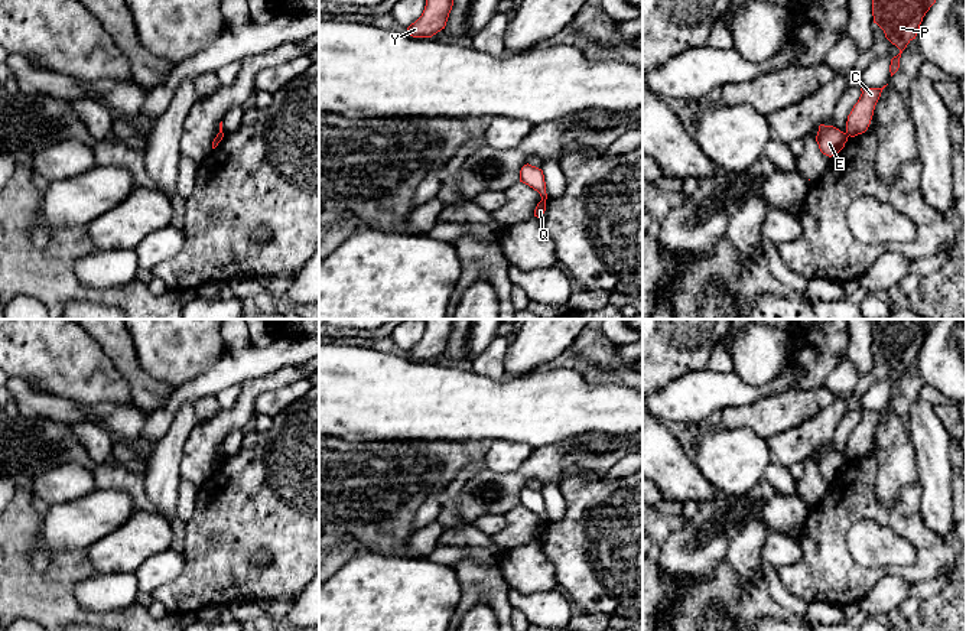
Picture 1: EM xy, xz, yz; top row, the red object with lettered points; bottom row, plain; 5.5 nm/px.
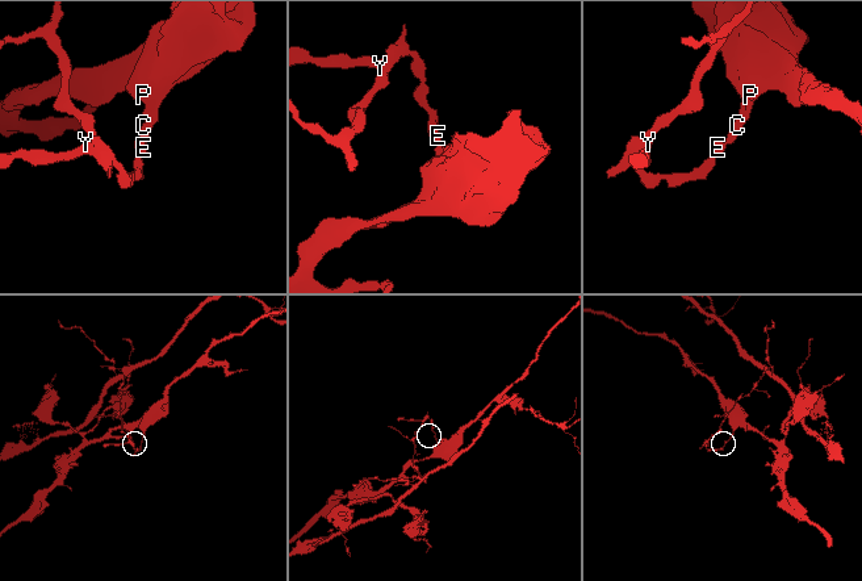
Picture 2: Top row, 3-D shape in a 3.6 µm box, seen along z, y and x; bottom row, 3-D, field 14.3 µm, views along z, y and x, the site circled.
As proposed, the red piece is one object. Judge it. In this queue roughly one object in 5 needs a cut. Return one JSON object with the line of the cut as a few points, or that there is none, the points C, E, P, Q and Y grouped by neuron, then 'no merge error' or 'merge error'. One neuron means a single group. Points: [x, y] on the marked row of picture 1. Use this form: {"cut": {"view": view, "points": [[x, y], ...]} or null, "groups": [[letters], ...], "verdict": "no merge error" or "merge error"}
{"cut": {"view": "xz", "points": [[542, 198], [545, 199]]}, "groups": [["C", "P", "Q"], ["E", "Y"]], "verdict": "merge error"}

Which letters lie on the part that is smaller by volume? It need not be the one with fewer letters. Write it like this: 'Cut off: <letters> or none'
Cut off: E, Y

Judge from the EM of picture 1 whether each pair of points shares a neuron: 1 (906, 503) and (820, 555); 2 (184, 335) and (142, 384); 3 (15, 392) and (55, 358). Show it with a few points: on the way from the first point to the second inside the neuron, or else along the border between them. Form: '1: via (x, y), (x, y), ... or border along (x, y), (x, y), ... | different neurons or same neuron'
1: via (882, 513), (852, 513), (833, 532) | same neuron
2: border along (135, 344), (139, 366), (172, 390) | different neurons
3: border along (15, 376), (26, 381) | different neurons

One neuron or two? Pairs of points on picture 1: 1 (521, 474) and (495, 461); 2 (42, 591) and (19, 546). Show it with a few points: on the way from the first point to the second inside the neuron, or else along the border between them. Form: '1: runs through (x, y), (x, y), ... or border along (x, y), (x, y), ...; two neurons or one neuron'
1: border along (534, 449), (516, 471), (497, 474), (485, 468); two neurons
2: runs through (31, 579), (19, 568), (19, 558); one neuron

